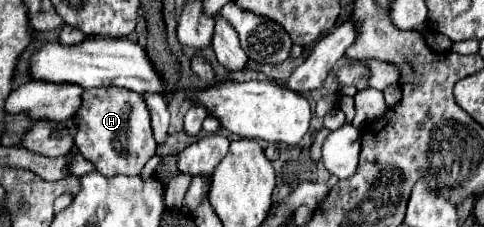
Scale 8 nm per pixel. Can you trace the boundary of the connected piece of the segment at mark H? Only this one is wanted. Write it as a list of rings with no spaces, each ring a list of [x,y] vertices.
[[[116,86],[84,90],[82,104],[74,118],[78,124],[78,132],[74,136],[76,148],[86,160],[94,164],[96,172],[106,178],[118,174],[138,176],[144,164],[156,154],[156,142],[150,128],[150,112],[140,94],[132,94],[130,90],[120,90]]]

